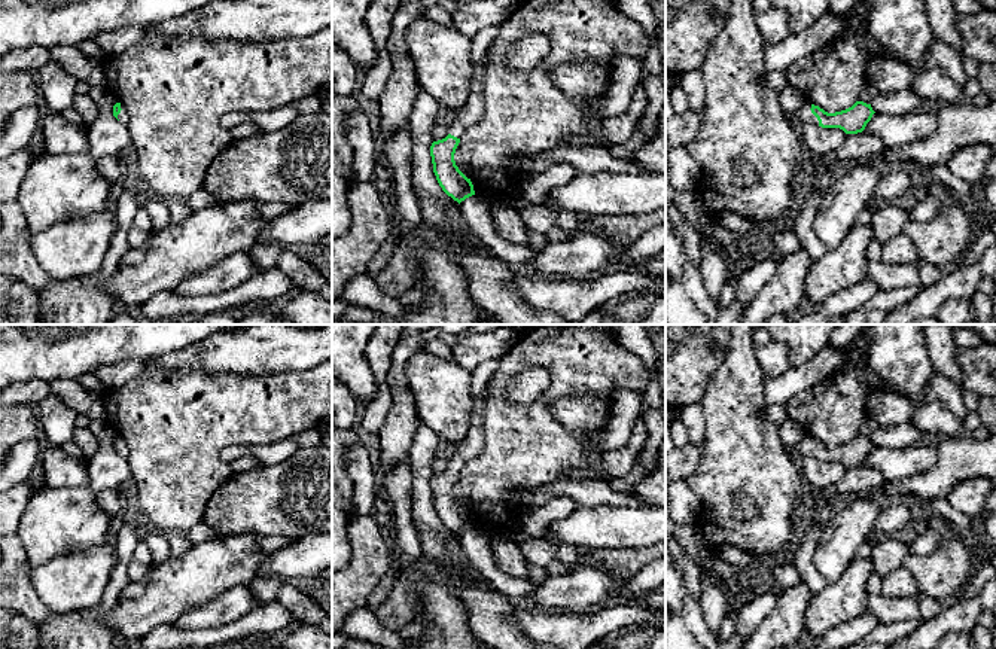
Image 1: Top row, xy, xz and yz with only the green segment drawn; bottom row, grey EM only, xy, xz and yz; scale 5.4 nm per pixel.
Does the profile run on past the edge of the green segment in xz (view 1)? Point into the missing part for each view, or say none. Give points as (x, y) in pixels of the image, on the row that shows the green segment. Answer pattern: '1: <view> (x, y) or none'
1: xz (478, 215)

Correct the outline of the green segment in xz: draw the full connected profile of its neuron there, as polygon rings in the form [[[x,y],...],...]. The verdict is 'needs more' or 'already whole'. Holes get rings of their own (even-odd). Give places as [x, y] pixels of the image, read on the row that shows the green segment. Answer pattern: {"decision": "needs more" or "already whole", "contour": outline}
{"decision": "needs more", "contour": [[[488,51],[482,57],[478,67],[472,71],[470,79],[470,97],[465,107],[460,109],[459,116],[454,119],[454,124],[448,128],[448,135],[442,140],[433,141],[430,146],[430,156],[433,164],[433,173],[442,191],[459,202],[463,219],[467,222],[472,234],[476,237],[481,246],[484,246],[494,258],[508,263],[511,268],[521,268],[533,260],[534,252],[529,246],[512,244],[502,238],[491,220],[491,205],[484,204],[473,191],[470,179],[467,179],[456,165],[454,153],[460,143],[463,131],[475,125],[484,112],[484,77],[485,77],[485,58]]]}

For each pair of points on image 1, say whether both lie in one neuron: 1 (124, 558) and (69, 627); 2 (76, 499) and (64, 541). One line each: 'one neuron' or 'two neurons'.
1: one neuron
2: one neuron

